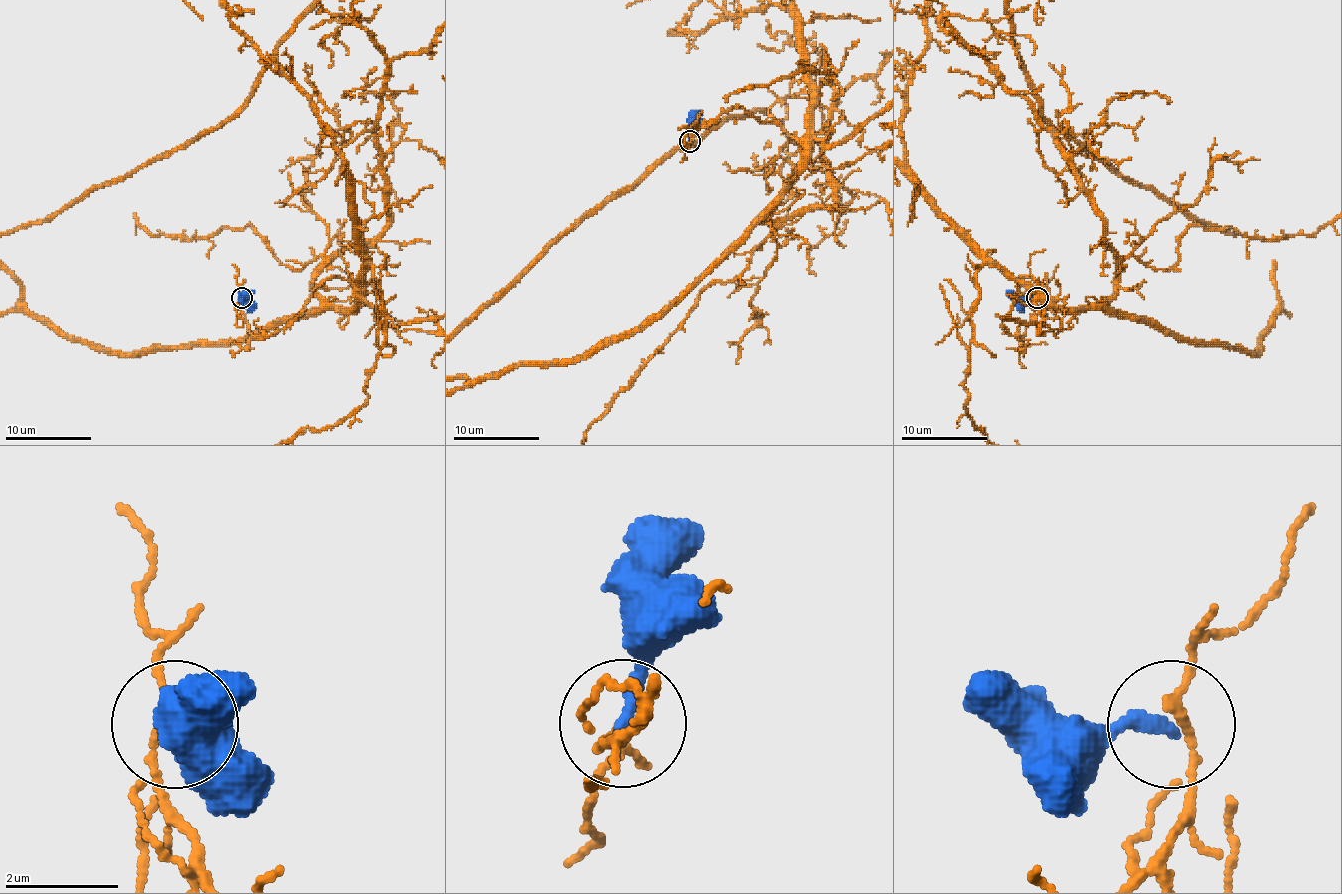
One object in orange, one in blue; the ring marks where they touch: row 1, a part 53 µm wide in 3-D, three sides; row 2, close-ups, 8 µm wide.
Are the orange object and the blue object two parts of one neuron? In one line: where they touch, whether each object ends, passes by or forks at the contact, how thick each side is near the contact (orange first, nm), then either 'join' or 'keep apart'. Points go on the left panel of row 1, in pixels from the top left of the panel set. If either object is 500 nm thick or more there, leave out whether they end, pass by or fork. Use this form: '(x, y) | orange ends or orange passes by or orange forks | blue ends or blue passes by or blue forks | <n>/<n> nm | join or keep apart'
(241, 297) | orange passes by | blue ends | 150/280 nm | keep apart

